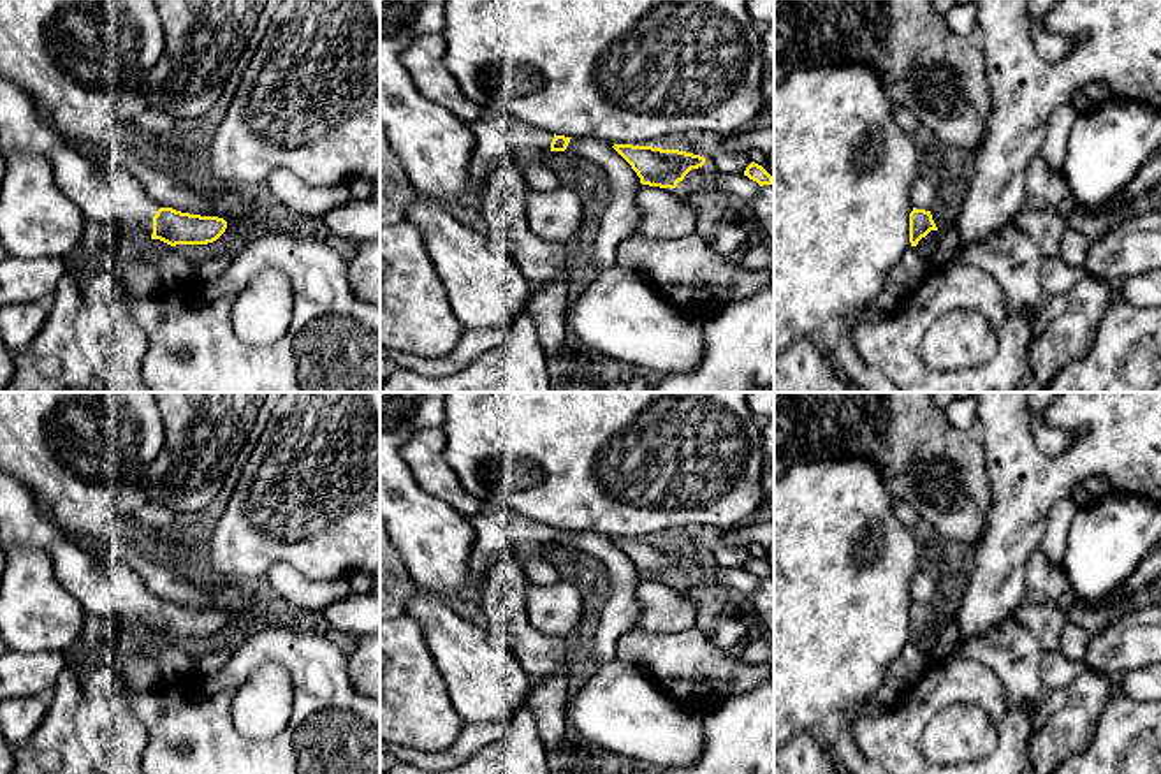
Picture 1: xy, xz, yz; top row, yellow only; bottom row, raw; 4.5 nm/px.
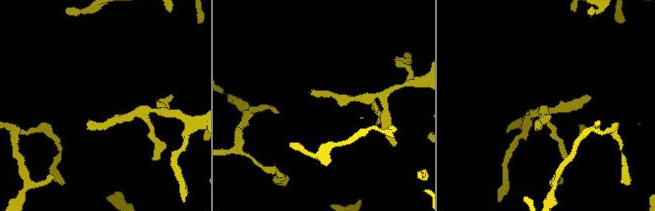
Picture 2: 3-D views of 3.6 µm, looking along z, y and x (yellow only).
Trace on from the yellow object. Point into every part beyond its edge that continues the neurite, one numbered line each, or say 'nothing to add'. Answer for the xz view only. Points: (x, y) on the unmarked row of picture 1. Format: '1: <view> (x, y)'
1: xz (496, 532)

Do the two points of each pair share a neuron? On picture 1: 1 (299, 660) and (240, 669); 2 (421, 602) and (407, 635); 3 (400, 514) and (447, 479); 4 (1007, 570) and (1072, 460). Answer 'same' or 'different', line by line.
1: same
2: different
3: different
4: same

